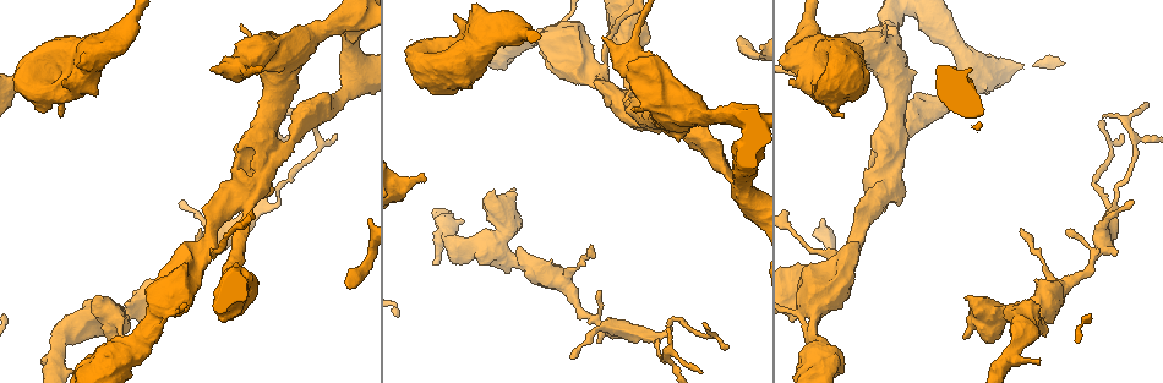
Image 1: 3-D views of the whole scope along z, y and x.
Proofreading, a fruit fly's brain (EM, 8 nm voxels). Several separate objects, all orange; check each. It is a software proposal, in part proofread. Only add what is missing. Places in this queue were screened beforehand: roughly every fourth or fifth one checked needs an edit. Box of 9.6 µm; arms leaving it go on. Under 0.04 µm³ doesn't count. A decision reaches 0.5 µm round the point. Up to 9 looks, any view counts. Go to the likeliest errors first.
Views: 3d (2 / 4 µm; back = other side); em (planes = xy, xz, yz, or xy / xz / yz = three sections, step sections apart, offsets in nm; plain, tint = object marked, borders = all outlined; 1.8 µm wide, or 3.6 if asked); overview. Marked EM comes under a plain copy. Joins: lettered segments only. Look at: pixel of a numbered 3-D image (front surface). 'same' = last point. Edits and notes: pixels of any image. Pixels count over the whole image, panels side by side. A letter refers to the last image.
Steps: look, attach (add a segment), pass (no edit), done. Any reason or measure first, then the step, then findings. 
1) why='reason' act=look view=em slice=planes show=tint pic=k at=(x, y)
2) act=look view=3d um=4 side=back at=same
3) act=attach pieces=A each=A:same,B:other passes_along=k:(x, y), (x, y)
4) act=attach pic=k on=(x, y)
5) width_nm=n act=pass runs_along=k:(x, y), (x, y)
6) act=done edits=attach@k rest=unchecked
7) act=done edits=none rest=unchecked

act=look view=3d um=2 pic=1 at=(199, 230)

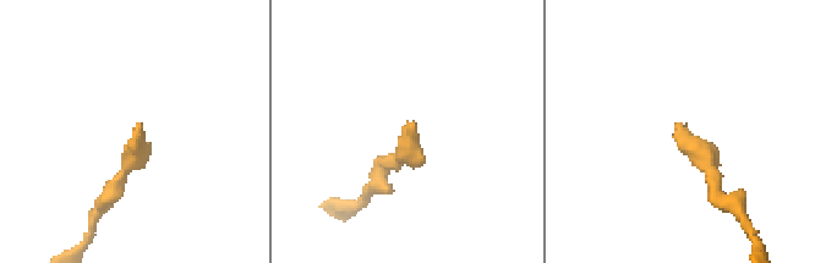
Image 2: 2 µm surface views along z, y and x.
act=look view=em slice=planes show=borders pic=2 at=(414, 127)

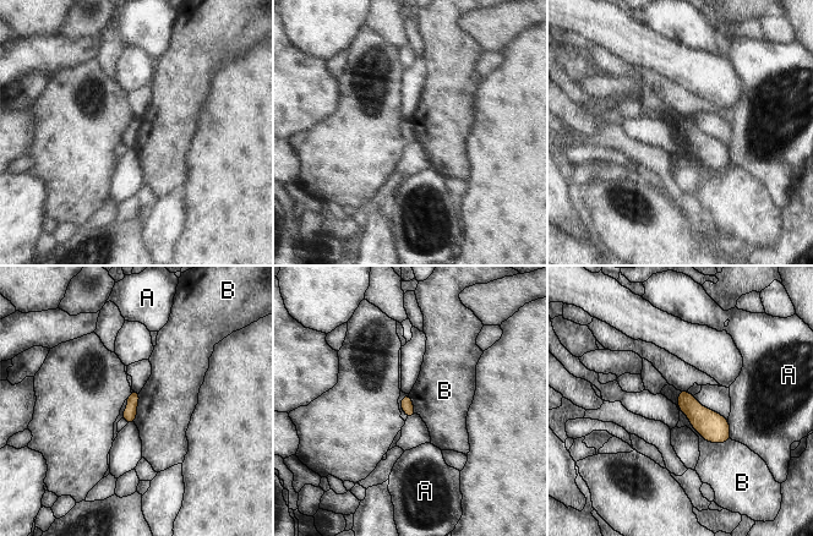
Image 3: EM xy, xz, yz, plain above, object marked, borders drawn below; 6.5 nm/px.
act=pass each=A:other,B:other found='none of them fits'

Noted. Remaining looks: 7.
why='free end' act=look view=em slice=planes show=borders pic=1 at=(422, 176)

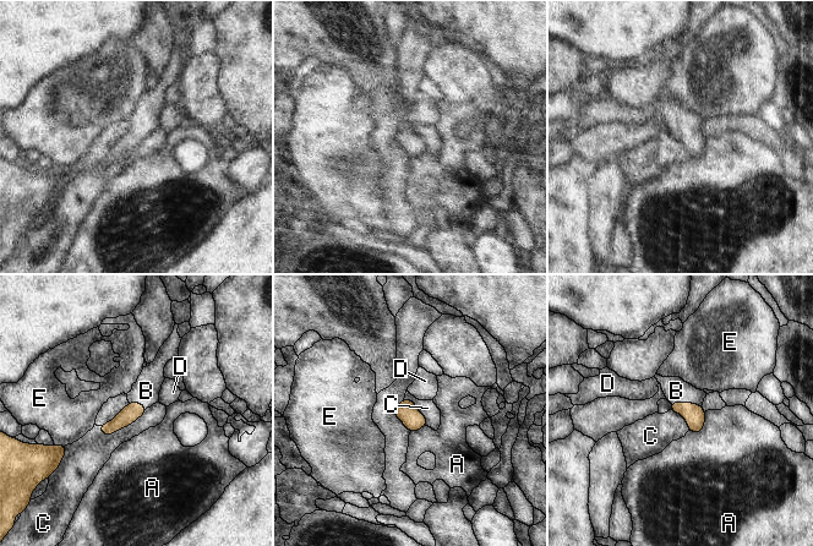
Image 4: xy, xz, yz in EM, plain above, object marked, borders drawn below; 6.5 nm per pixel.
act=attach pic=4 on=(676, 391) each=A:other,B:same,C:other,D:other,E:other passes_along=4:(694, 415), (686, 403), (676, 391) found='it goes on there'

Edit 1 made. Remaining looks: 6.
why='an open end' act=look view=3d um=4 pic=1 at=(60, 118)

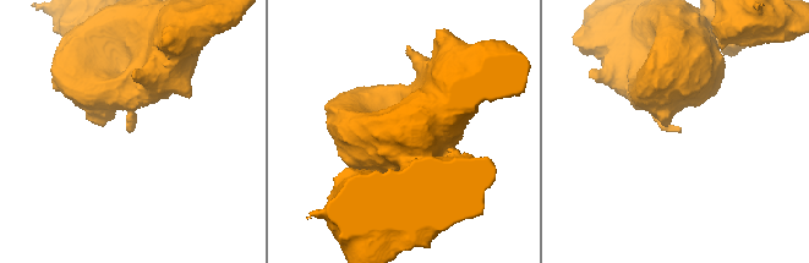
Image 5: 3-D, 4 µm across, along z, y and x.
why='need the tissue' act=look view=em slice=planes show=borders pic=5 at=(128, 131)

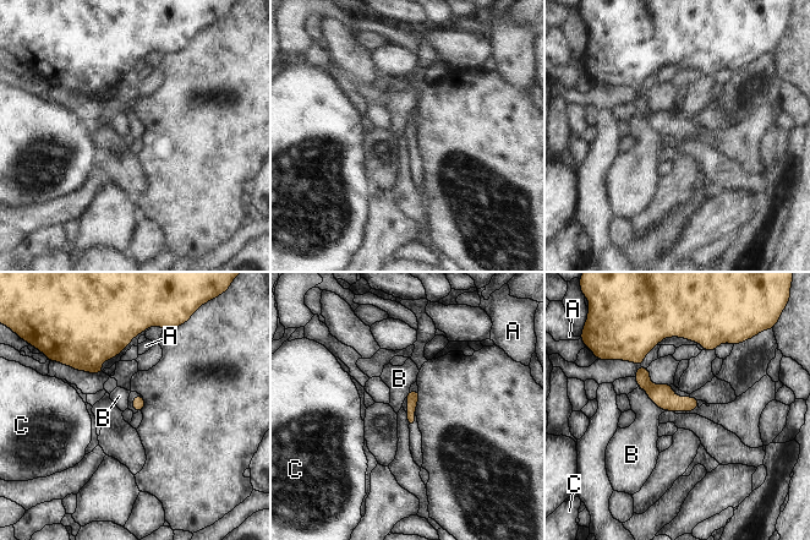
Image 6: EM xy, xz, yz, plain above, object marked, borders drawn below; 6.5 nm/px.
act=pass each=A:other,B:other,C:other border=6:(646, 391), (658, 407), (667, 410) found='none of them fits'

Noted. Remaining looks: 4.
why='free end' act=look view=em slice=planes show=borders pic=1 at=(1038, 363)

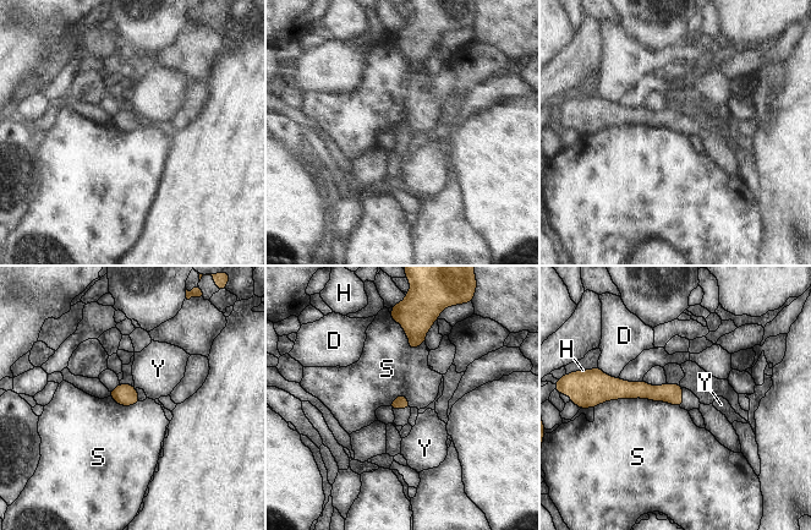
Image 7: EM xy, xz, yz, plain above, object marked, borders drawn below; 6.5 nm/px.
act=pass each=D:other,H:other,S:other,Y:other runs_along=7:(679, 389), (611, 391), (603, 397) found='no lettered segment goes on from it'

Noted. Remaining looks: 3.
act=done edits=attach@4 rest=unchecked

